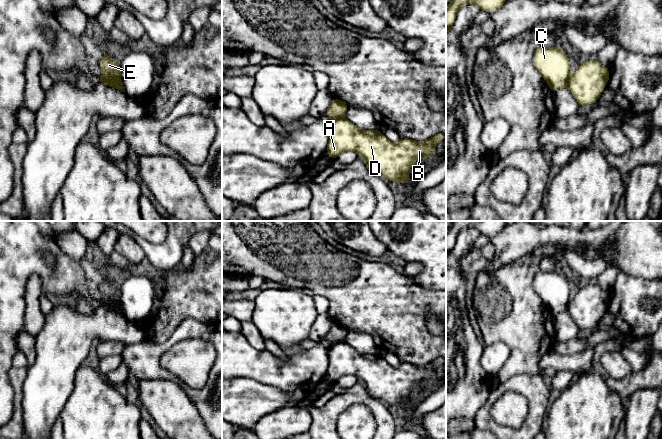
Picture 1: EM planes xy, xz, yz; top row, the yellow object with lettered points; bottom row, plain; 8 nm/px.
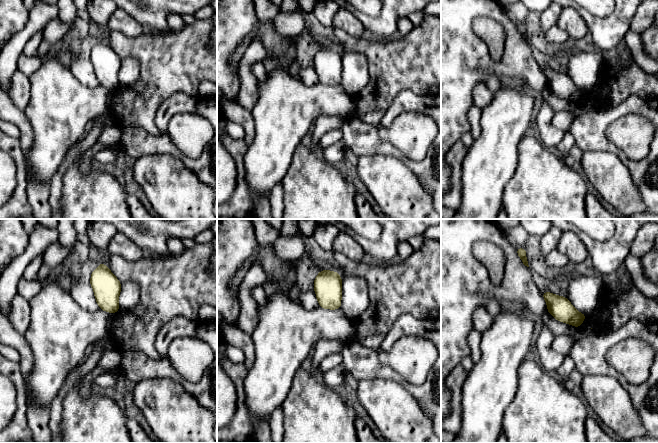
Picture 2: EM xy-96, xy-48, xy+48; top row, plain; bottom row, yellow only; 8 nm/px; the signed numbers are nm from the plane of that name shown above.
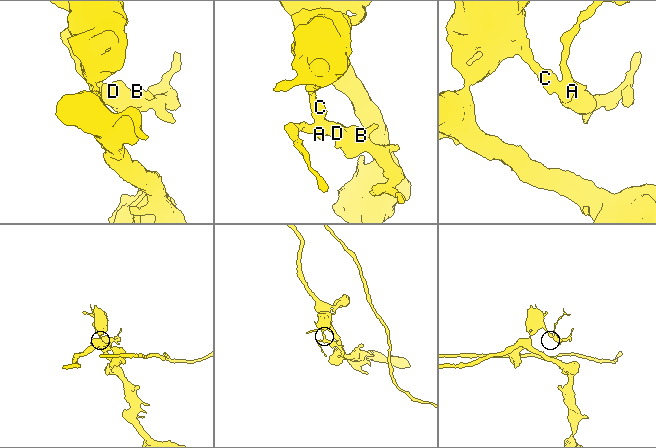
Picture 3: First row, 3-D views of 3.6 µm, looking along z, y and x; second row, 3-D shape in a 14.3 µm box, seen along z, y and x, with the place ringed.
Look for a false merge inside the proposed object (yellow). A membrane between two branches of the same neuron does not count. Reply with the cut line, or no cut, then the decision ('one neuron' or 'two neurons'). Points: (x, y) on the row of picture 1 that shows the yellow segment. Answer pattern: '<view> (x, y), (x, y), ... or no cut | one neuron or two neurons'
xy (119, 77), (111, 85) | two neurons

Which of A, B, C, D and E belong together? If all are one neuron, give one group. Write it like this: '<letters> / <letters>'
A B D / C E

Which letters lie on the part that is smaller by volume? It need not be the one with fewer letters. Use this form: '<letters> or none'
A, B, D

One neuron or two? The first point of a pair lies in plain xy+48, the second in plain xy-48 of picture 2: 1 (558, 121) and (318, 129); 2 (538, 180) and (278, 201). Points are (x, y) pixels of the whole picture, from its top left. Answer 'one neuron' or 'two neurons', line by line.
1: one neuron
2: two neurons

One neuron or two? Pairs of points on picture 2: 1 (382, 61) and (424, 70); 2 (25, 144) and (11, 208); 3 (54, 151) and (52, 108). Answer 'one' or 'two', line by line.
1: one
2: two
3: one

